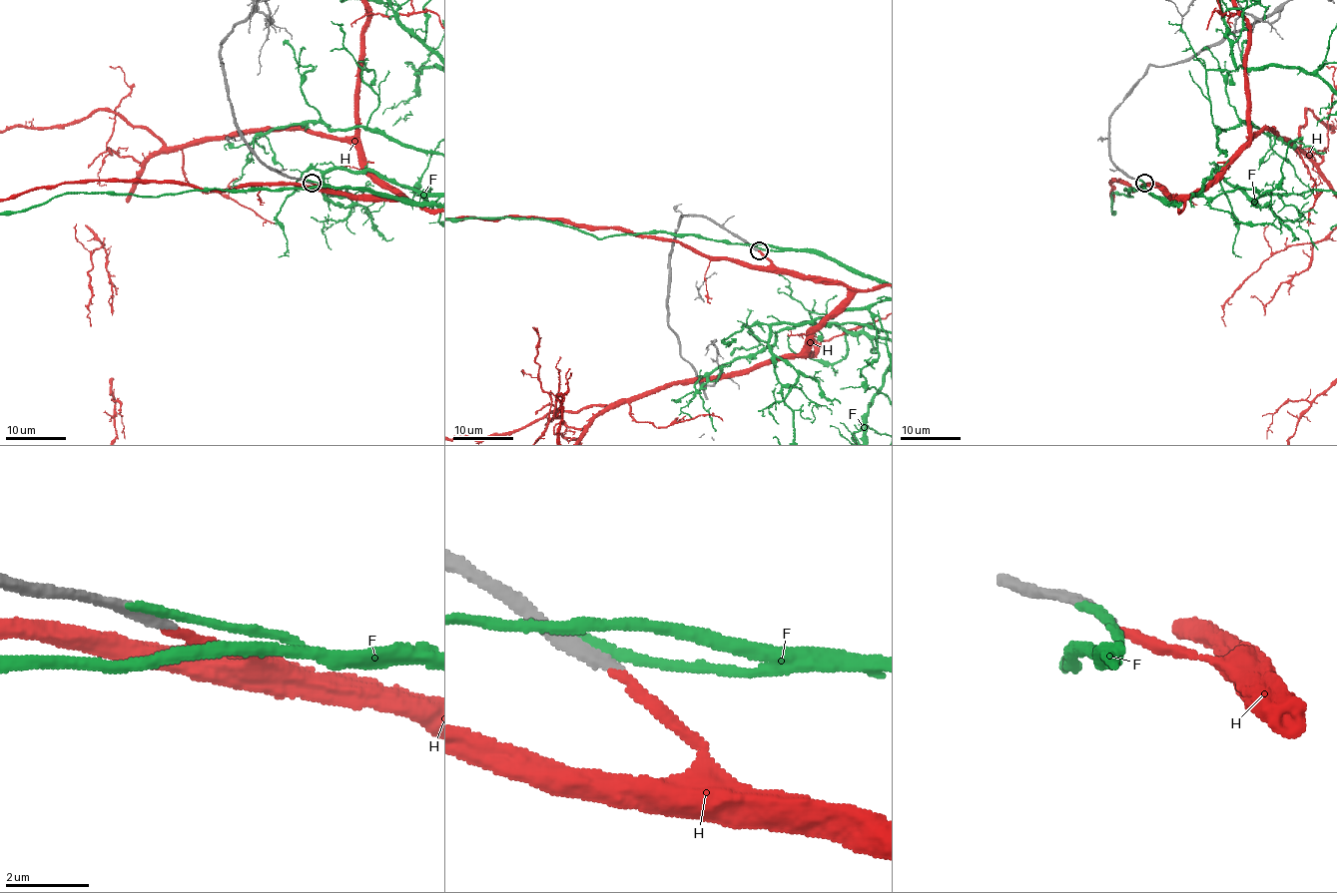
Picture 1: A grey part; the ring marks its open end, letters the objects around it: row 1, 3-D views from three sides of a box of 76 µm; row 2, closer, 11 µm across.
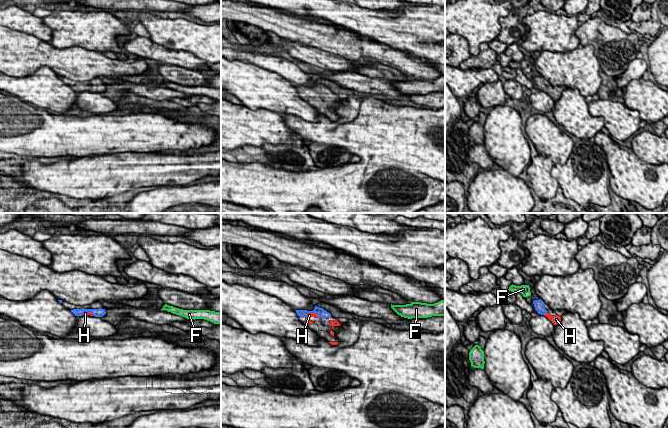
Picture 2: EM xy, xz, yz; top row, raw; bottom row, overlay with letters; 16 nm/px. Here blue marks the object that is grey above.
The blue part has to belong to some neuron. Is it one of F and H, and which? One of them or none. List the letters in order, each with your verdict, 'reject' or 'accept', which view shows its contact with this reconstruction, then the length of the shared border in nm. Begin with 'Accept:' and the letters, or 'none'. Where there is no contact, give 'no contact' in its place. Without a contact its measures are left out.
Accept: H
F: reject | no contact
H: accept | xz | 260 nm

